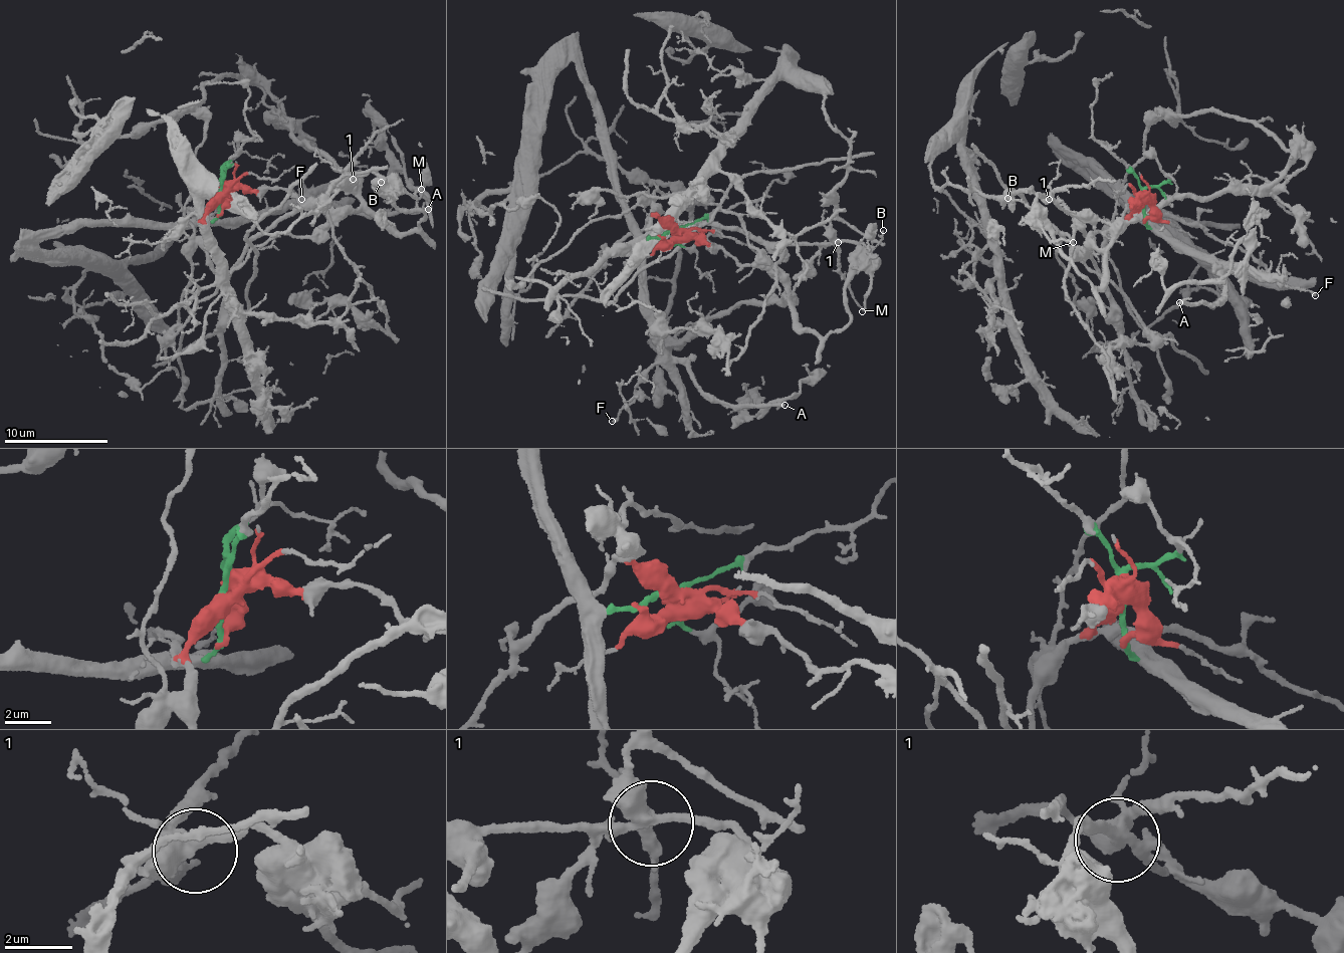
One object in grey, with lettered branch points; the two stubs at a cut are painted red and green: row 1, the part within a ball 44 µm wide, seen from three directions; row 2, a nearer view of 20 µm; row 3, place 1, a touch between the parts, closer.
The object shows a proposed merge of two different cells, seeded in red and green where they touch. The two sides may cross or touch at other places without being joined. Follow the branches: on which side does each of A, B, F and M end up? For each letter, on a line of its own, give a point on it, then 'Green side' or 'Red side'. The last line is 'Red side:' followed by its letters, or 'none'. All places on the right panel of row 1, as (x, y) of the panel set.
A: Place: (1179, 302). Green side
B: Place: (1008, 198). Red side
F: Place: (1315, 295). Green side
M: Place: (1073, 242). Red side
Red side: B, M

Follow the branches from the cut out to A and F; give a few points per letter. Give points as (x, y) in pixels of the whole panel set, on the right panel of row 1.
A: (1143, 197), (1143, 221), (1155, 230), (1229, 266), (1219, 271), (1223, 296), (1206, 305), (1179, 301)
F: (1143, 197), (1143, 221), (1183, 247), (1209, 253), (1242, 270), (1277, 279), (1315, 295)

